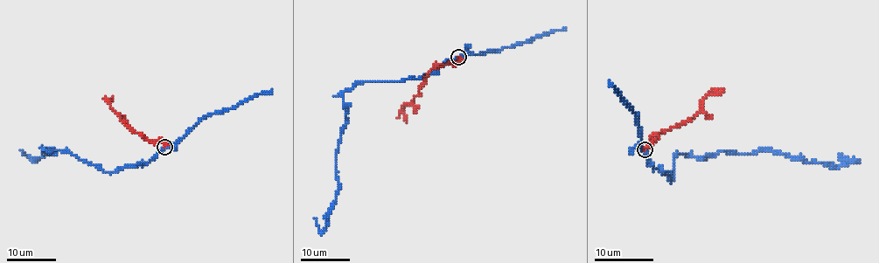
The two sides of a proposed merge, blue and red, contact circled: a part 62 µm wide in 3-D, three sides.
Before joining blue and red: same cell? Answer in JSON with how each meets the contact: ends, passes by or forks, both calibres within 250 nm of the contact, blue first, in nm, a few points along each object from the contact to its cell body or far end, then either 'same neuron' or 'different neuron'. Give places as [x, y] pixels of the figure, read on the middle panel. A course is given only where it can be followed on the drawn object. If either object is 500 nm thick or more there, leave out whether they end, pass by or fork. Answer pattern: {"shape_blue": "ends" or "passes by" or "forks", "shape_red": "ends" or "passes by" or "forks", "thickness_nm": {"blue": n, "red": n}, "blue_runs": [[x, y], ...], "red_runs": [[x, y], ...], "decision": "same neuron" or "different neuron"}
{"shape_blue": "passes by", "shape_red": "ends", "thickness_nm": {"blue": 260, "red": 400}, "blue_runs": [[458, 58], [421, 77], [364, 80], [342, 93], [346, 124], [336, 153], [336, 200], [320, 231], [314, 218]], "red_runs": [[458, 58], [457, 61], [436, 65], [427, 74], [415, 99], [403, 106], [406, 122]], "decision": "different neuron"}

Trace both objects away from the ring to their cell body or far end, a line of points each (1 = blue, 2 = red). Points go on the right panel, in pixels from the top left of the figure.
1: (645, 150), (672, 181), (677, 155), (707, 159), (720, 150), (773, 150), (836, 166), (855, 160), (838, 155)
2: (645, 150), (653, 138), (694, 116), (701, 110), (704, 100), (722, 90)

